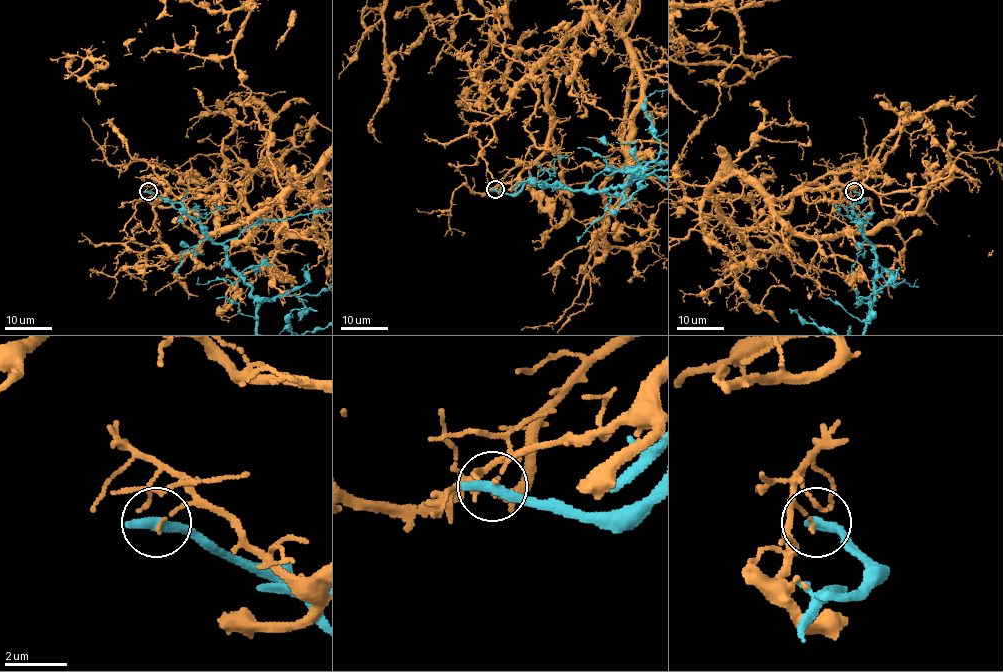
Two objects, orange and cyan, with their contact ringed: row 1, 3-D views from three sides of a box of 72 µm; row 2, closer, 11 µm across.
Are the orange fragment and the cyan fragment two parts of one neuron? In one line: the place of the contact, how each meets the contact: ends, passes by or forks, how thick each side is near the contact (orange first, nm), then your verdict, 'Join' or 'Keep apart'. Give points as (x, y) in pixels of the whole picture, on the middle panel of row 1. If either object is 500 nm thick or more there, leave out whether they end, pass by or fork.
Place: (495, 189). At the ring orange ends. At the ring cyan ends. Thickness 100 nm (orange) against 460 nm. Keep apart

